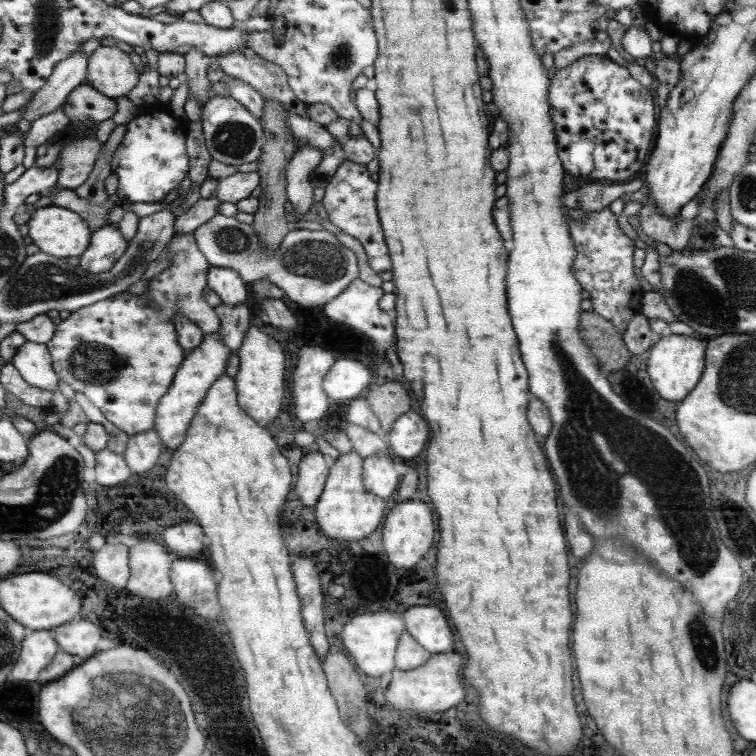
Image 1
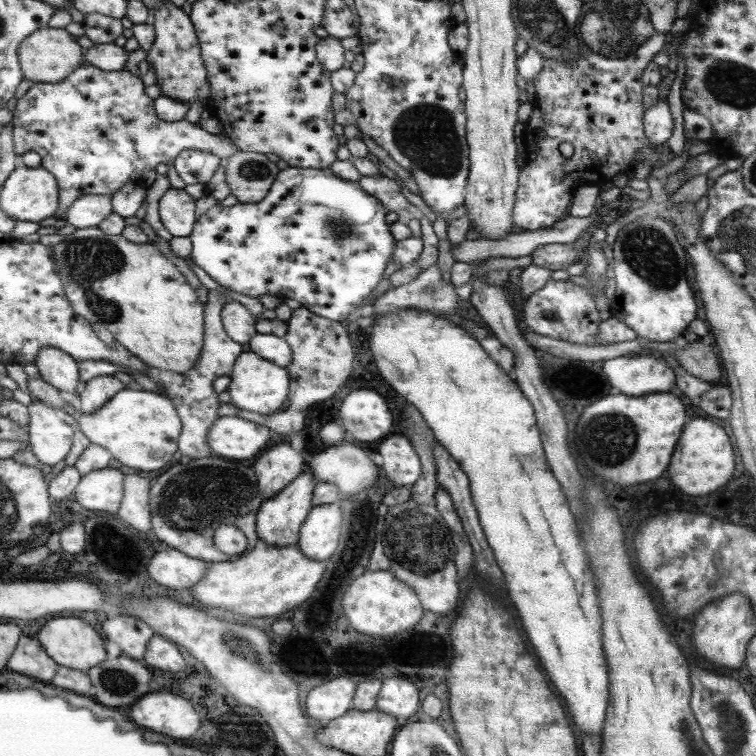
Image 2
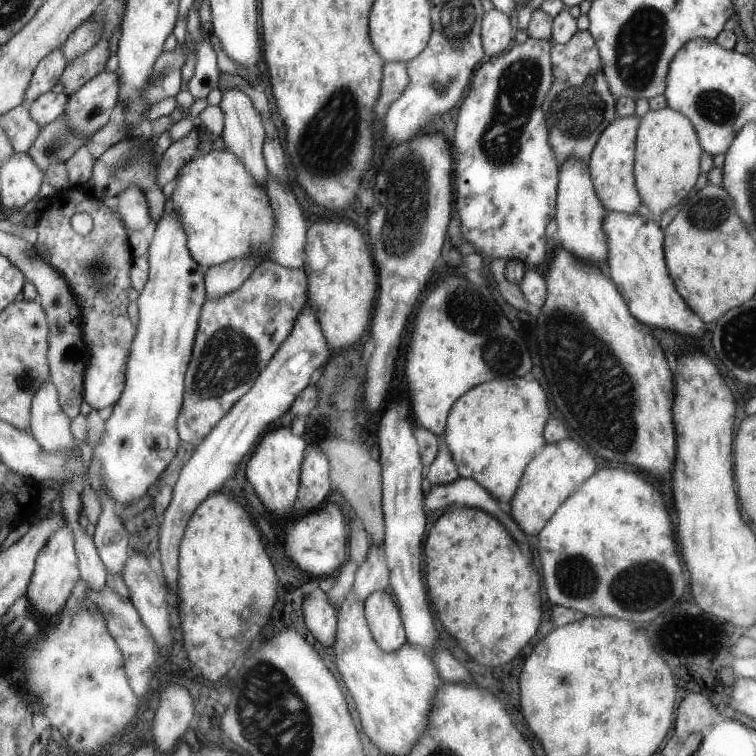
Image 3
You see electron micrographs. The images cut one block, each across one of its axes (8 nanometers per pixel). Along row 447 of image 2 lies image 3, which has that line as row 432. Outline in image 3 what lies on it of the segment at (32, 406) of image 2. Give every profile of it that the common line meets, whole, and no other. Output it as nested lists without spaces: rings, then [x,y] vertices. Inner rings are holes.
[[[52,378],[34,395],[31,420],[29,430],[43,450],[55,452],[79,447],[69,431],[70,418],[61,410],[58,388]]]

